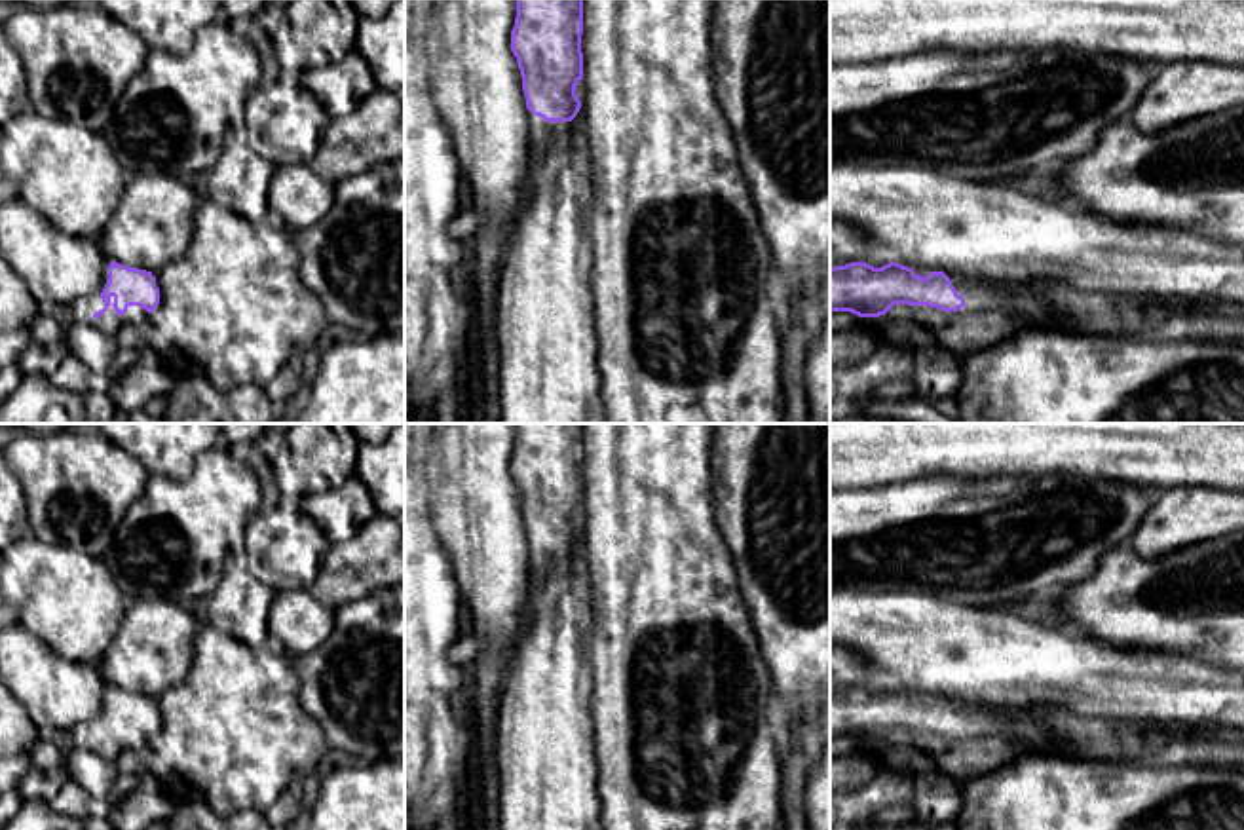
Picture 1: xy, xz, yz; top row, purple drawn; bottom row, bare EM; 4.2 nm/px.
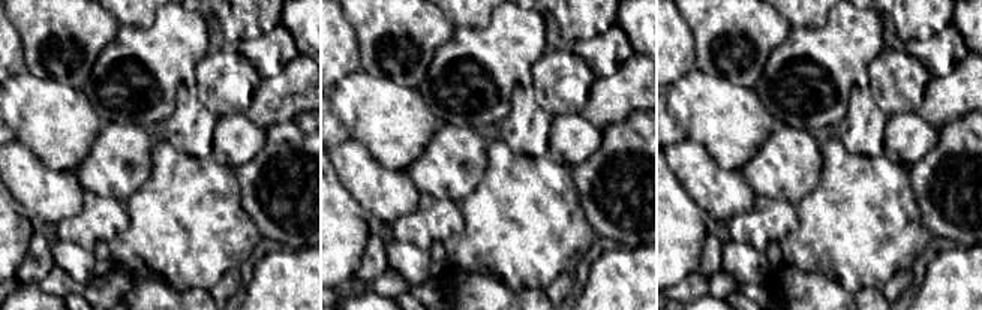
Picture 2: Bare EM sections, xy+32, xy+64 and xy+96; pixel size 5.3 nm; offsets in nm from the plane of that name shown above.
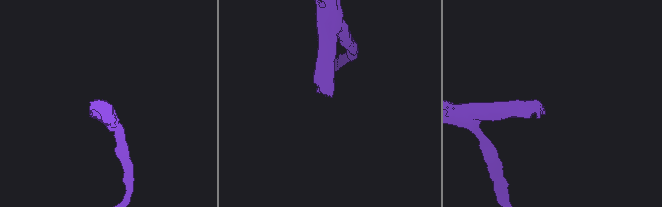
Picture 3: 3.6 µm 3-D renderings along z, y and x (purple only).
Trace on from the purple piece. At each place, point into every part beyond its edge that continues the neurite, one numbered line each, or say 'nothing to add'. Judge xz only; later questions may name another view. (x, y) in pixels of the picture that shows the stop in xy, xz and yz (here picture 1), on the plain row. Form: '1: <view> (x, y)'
1: xz (542, 559)

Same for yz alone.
1: yz (1174, 745)

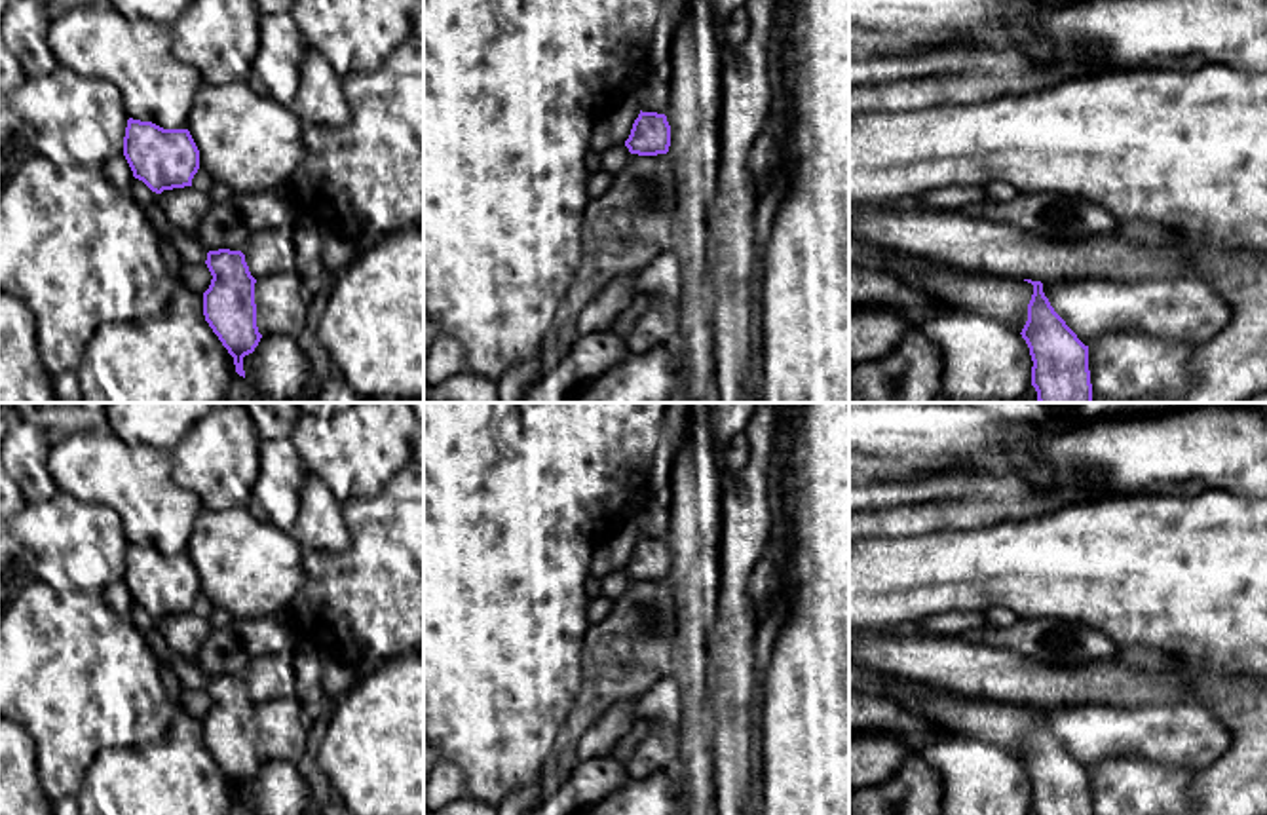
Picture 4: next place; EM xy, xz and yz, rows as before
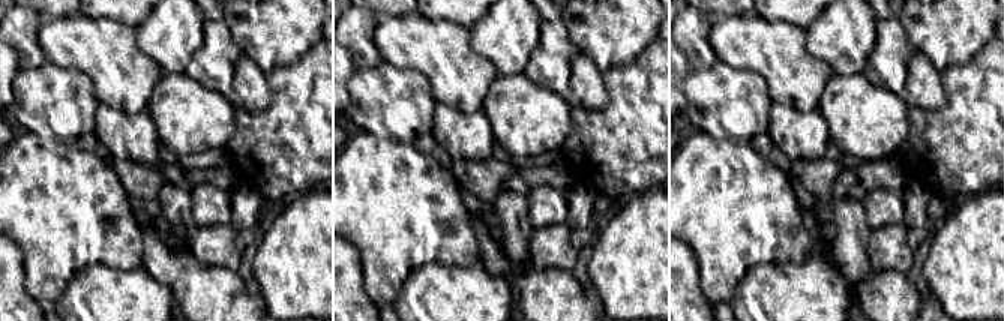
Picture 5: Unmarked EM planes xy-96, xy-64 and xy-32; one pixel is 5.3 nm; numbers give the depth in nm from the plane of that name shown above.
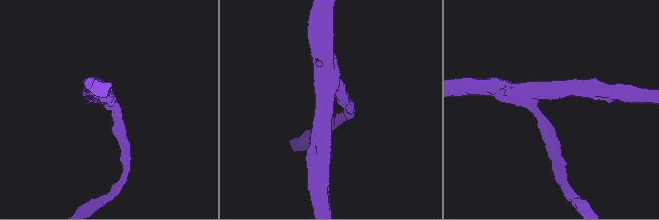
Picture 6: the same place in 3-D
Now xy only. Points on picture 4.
nothing to add

